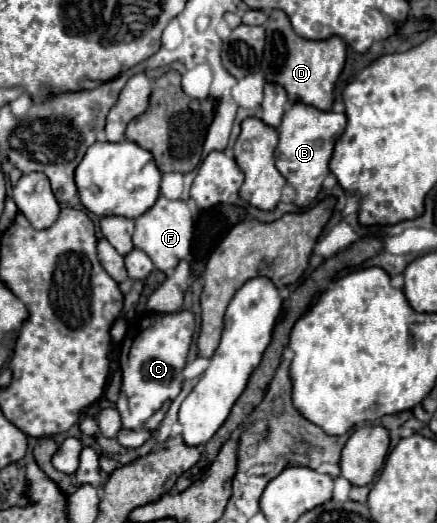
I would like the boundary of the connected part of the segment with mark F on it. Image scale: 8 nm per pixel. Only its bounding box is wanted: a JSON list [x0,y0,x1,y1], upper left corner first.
[133,196,193,272]

